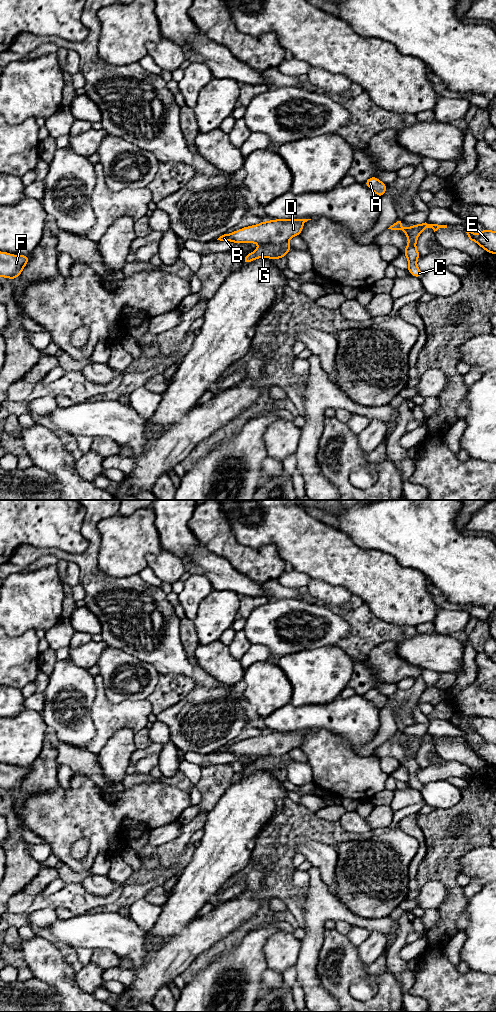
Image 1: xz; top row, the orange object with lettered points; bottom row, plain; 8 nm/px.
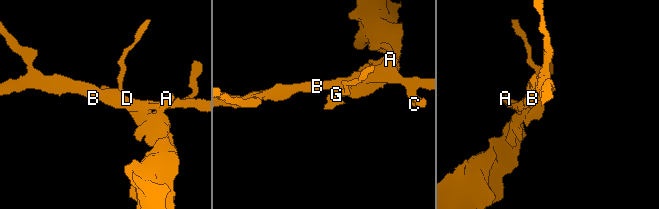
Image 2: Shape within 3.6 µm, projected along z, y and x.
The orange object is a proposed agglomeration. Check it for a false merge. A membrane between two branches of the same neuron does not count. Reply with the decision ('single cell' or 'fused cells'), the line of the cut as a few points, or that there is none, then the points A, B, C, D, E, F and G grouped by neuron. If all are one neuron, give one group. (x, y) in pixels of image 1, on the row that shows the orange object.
fused cells; cut in xz along (287, 241), (281, 244), (264, 245); A B C D E F / G

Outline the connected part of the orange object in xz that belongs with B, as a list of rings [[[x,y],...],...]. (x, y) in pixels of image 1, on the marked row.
[[[274,219],[246,226],[230,234],[226,233],[217,240],[236,244],[257,243],[278,245],[288,242],[294,236],[300,236],[304,223],[311,219]]]

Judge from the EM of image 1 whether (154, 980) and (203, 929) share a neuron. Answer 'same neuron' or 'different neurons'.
same neuron

